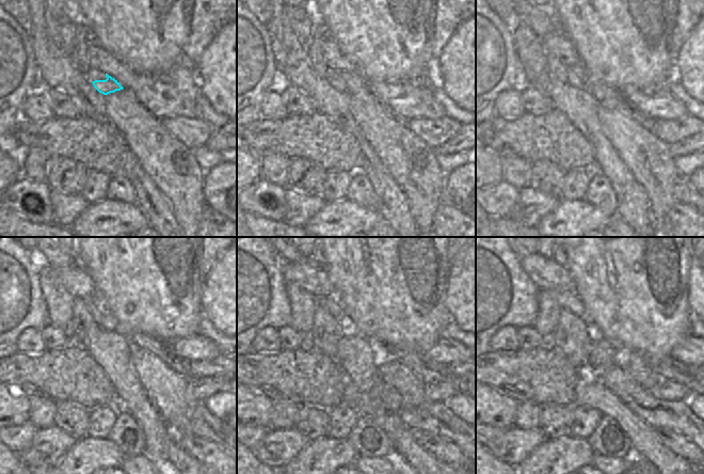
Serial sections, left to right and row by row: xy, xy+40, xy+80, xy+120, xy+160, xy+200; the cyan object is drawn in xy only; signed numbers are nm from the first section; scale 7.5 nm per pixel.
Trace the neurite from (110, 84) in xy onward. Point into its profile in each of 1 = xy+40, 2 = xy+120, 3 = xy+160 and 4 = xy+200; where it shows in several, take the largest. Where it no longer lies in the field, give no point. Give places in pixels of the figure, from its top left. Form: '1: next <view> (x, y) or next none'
1: next xy+40 (348, 82)
2: next xy+120 (98, 309)
3: next xy+160 (333, 302)
4: next xy+200 (569, 300)

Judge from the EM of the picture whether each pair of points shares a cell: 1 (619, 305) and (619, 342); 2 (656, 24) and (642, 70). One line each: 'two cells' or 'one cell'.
1: one cell
2: one cell

